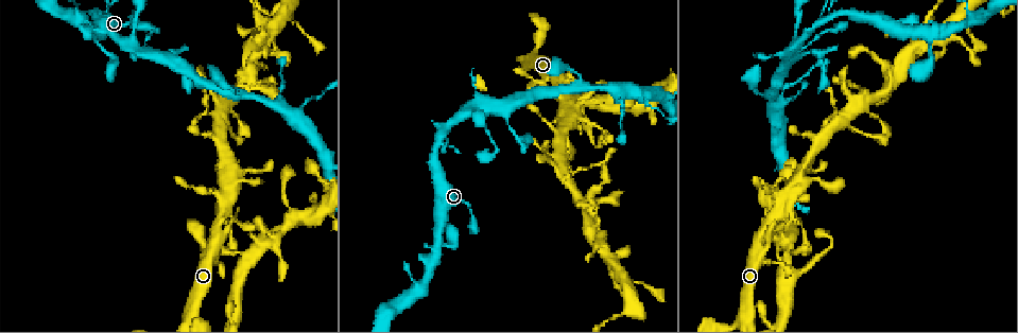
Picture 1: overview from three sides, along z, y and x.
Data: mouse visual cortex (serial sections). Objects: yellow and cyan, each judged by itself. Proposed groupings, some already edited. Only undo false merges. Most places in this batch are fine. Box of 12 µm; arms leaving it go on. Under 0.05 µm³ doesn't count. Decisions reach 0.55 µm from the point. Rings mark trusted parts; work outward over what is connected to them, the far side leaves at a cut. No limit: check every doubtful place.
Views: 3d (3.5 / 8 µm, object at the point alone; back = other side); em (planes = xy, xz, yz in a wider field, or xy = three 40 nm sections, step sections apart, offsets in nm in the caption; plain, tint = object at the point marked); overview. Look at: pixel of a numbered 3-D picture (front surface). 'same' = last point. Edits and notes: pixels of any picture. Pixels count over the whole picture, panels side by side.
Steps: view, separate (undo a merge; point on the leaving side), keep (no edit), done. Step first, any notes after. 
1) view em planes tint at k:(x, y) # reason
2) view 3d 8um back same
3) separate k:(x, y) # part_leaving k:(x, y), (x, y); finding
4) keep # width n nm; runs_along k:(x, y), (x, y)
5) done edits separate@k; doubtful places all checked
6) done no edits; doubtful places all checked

view 3d 3.5um at 1:(790, 244) # a fork

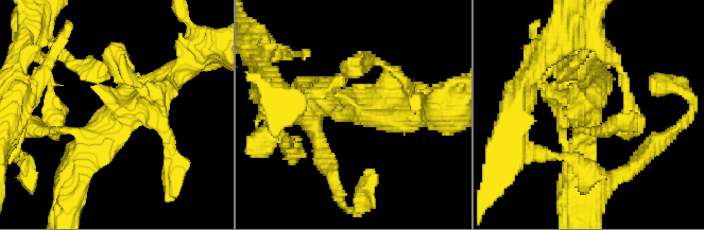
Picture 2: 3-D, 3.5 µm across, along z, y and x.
view em planes tint at 2:(356, 105)

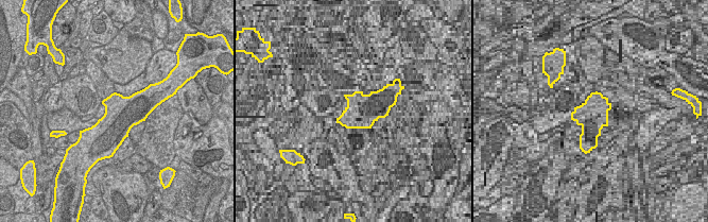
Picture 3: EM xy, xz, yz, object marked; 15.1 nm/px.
keep # runs_along 2:(309, 96), (413, 116); all the same cell

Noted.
view 3d 3.5um at 1:(817, 23) # thin neck

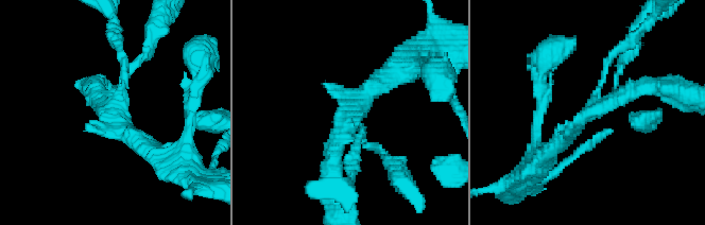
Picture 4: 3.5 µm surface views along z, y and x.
view em xy step 3 tint at 4:(113, 112)

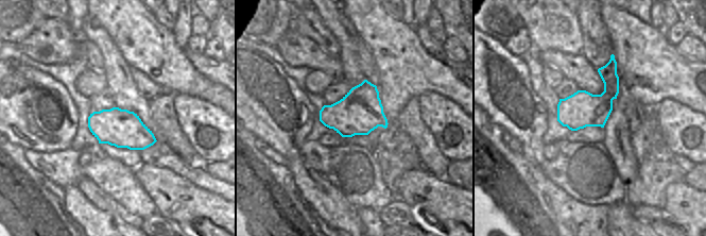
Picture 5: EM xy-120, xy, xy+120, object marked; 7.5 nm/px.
keep # runs_along 4:(648, 88), (586, 114), (548, 153); all the same cell

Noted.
view 3d 3.5um at 1:(817, 49) # abrupt turn

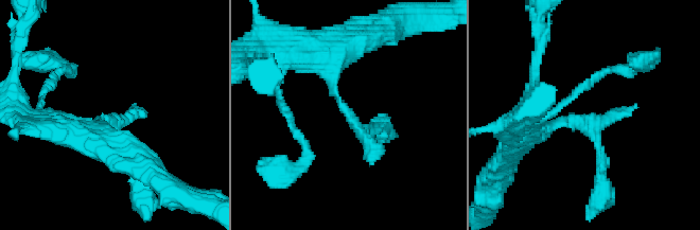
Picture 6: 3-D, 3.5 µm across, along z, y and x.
view em xy step 3 tint at 6:(108, 119)

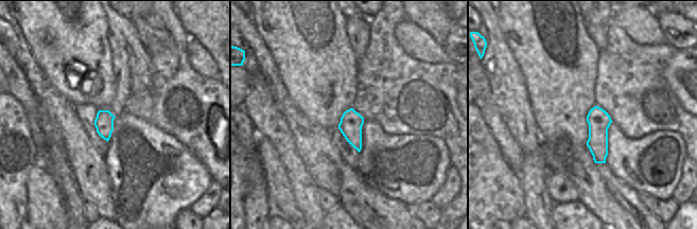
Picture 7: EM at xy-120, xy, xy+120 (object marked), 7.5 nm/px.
keep # continuous, no second cell

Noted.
done no edits; doubtful places all checked

